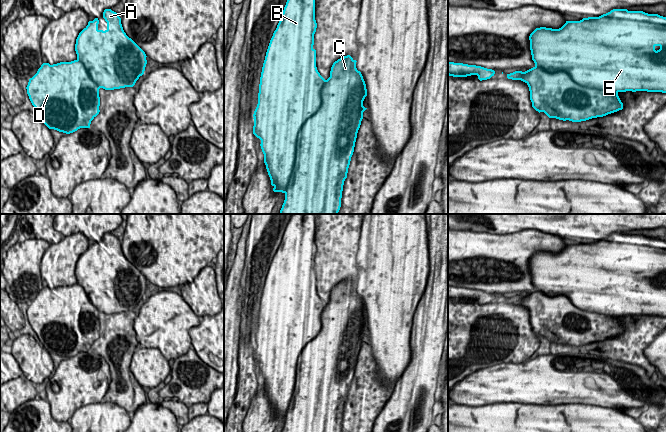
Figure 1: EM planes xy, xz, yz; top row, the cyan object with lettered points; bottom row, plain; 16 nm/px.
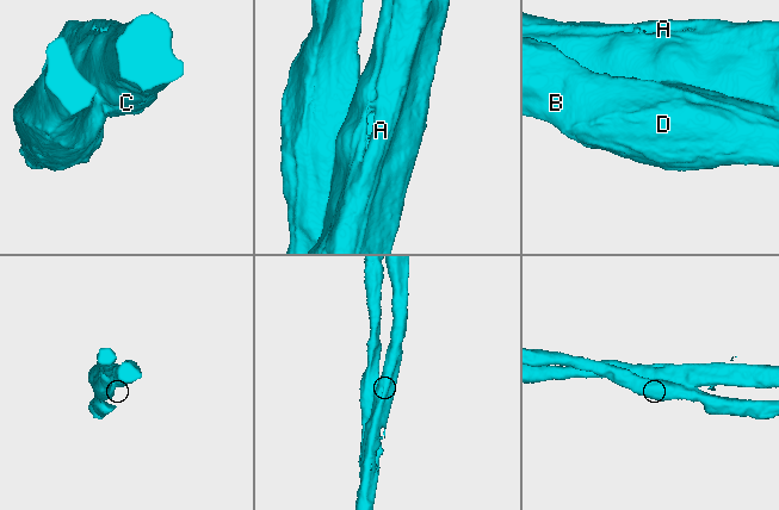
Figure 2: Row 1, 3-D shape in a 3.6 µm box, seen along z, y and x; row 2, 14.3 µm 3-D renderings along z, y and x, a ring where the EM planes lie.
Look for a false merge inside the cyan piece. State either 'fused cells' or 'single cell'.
fused cells

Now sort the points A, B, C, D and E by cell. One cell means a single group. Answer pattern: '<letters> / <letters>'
A C E / B D

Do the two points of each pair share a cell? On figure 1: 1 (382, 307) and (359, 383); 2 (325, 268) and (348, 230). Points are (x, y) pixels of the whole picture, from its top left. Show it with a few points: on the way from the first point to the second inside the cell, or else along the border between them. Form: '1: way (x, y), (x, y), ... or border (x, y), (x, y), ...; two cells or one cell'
1: border (369, 345), (378, 368); two cells
2: way (334, 259), (339, 239); one cell

